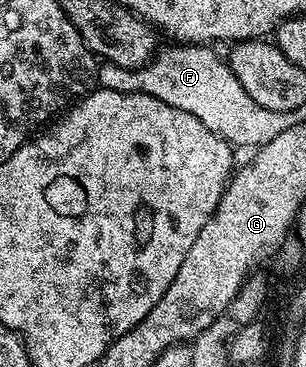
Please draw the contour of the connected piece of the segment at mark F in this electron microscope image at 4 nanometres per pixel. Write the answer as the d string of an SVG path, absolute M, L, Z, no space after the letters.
M184 42L173 47L177 48L162 47L141 68L102 63L97 70L97 83L107 90L142 92L167 102L167 106L175 106L175 110L187 110L187 114L195 114L195 118L199 118L207 130L219 134L238 149L256 149L285 129L286 117L259 106L259 102L255 102L255 98L243 90L228 63L209 49L212 47Z

